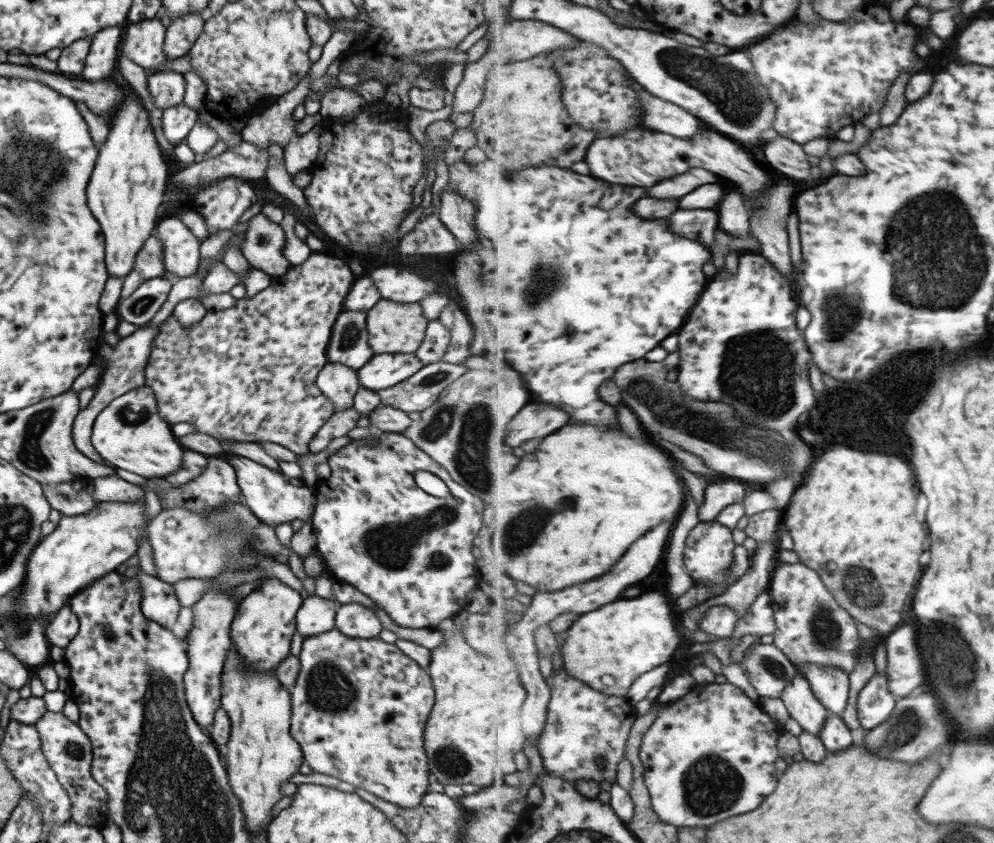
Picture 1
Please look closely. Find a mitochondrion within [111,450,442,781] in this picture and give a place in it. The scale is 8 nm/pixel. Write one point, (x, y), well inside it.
(329, 690)

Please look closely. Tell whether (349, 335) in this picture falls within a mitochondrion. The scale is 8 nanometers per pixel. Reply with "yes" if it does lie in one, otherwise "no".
yes

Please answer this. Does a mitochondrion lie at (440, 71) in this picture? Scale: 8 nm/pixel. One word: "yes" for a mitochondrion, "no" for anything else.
no

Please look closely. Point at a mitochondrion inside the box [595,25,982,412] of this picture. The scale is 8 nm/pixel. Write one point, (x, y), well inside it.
(735, 94)

